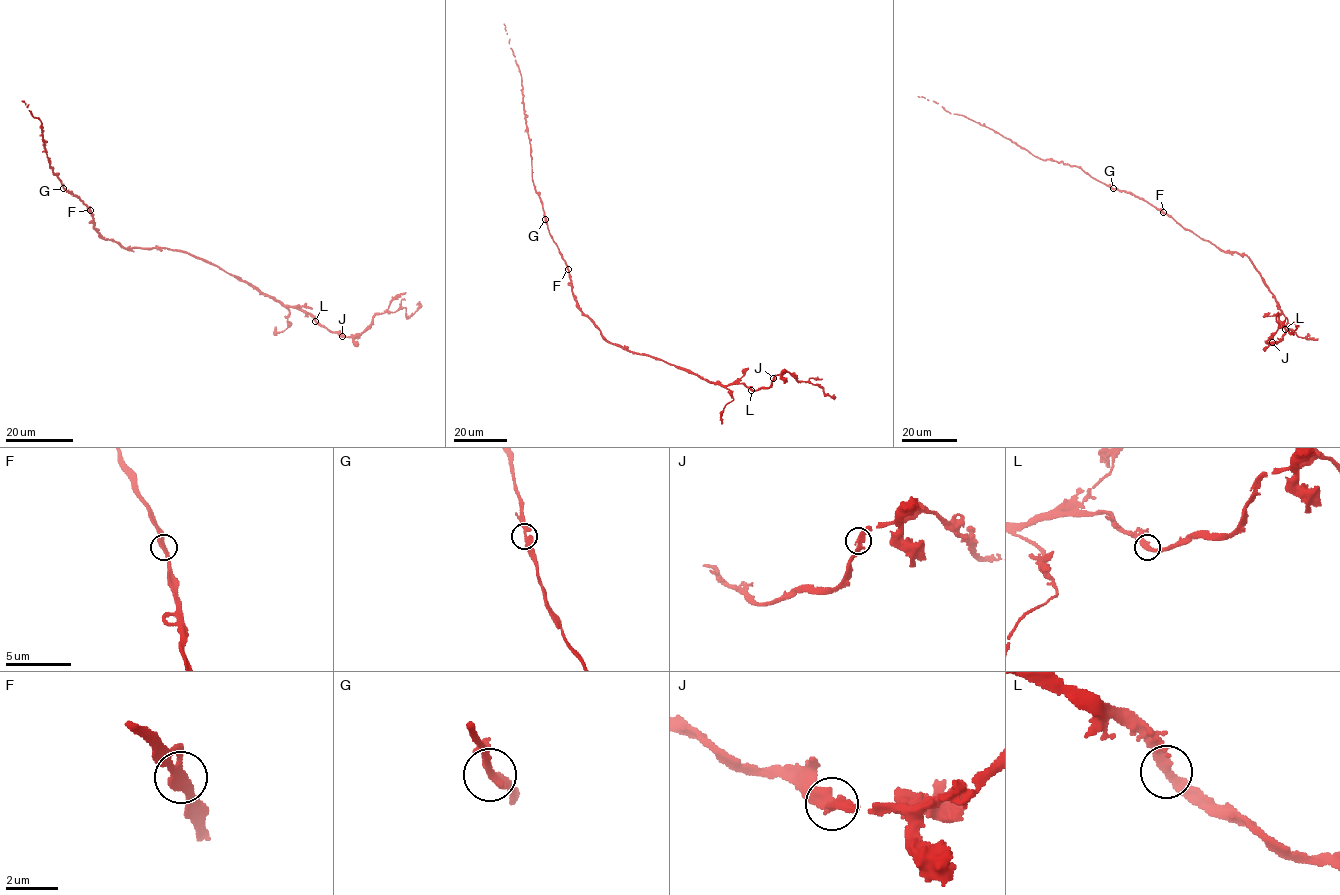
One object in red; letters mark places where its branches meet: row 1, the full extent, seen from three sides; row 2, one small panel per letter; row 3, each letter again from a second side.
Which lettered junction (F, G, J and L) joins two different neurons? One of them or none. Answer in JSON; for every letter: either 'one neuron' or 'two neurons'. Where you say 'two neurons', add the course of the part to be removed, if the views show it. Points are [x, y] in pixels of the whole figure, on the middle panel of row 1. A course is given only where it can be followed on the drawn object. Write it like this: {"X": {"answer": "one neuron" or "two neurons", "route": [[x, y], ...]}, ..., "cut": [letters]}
{"F": {"answer": "one neuron"}, "G": {"answer": "one neuron"}, "J": {"answer": "one neuron"}, "L": {"answer": "one neuron"}, "cut": []}

